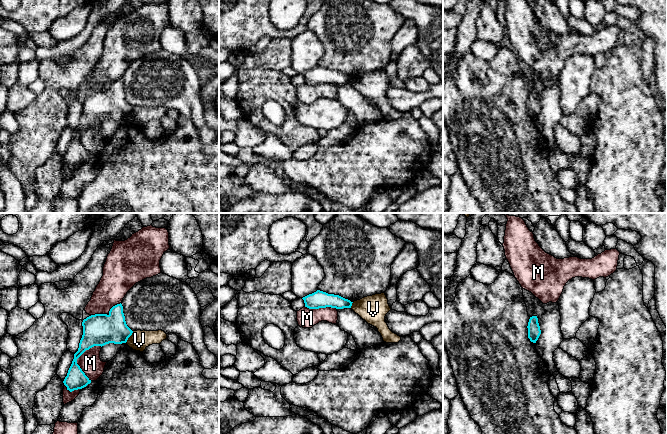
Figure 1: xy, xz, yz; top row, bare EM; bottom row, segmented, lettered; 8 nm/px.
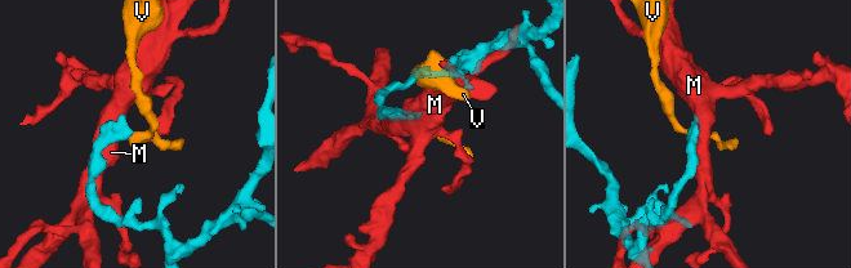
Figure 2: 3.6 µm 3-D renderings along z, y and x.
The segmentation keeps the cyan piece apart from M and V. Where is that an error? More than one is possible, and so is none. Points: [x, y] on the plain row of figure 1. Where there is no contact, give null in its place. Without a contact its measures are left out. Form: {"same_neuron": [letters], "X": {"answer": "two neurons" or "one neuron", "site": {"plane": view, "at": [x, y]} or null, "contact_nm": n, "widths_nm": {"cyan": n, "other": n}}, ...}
{"same_neuron": [], "M": {"answer": "two neurons", "site": {"plane": "xy", "at": [78, 133]}, "contact_nm": 300, "widths_nm": {"cyan": 220, "other": 170}}, "V": {"answer": "two neurons", "site": {"plane": "xy", "at": [129, 112]}, "contact_nm": 120, "widths_nm": {"cyan": 260, "other": 160}}}

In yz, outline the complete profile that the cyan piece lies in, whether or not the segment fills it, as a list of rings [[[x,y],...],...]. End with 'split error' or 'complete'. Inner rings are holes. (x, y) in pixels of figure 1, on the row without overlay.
[[[537,92],[530,93],[527,104],[528,114],[531,118],[536,119],[541,110]]] | complete

